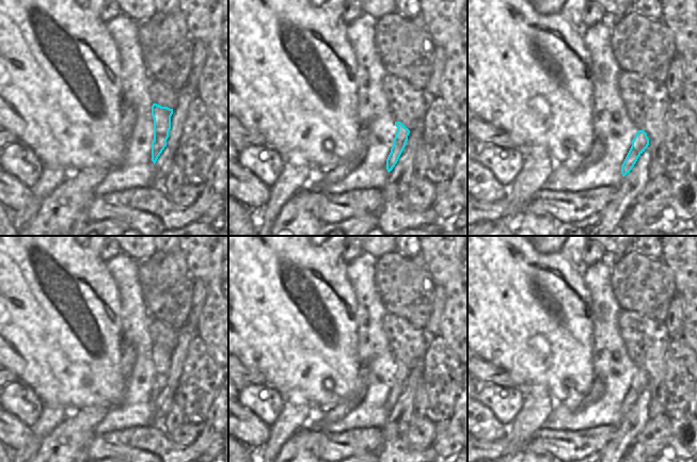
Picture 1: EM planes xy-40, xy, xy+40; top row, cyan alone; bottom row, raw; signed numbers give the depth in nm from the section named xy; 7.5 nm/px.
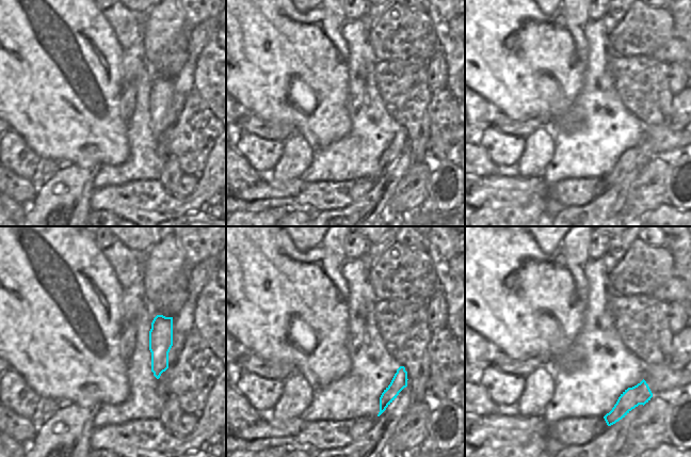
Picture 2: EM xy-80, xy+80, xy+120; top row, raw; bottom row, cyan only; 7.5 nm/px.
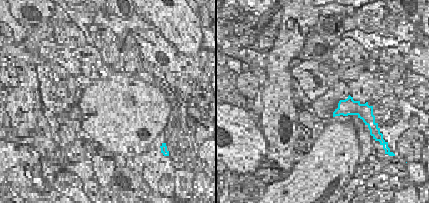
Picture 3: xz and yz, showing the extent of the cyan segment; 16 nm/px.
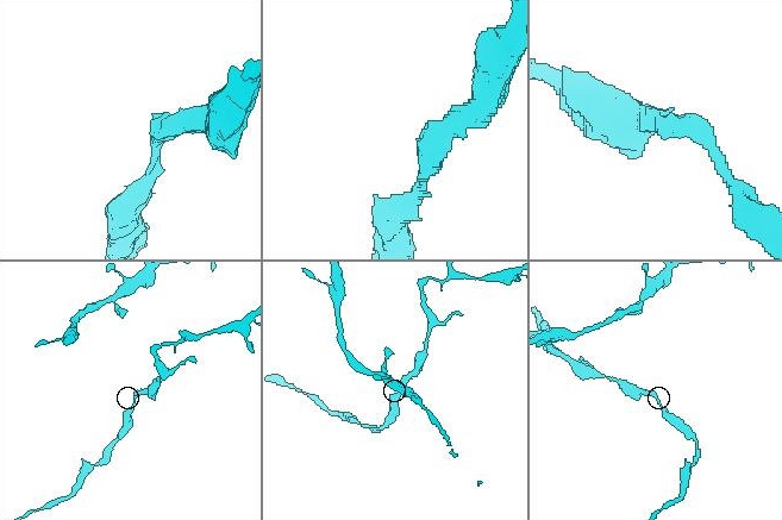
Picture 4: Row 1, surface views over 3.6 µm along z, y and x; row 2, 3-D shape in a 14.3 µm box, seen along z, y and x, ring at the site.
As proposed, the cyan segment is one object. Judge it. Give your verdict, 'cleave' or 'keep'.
keep

